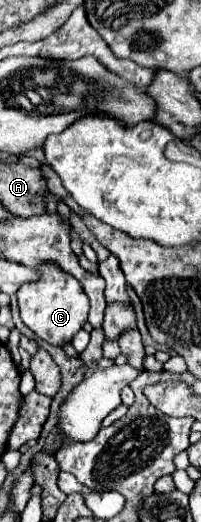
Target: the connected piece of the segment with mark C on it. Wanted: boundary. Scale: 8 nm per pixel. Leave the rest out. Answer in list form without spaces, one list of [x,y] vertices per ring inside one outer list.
[[[42,263],[34,267],[34,271],[38,273],[38,279],[20,285],[20,291],[16,293],[22,321],[40,339],[52,345],[62,345],[82,329],[90,307],[88,297],[84,295],[80,283],[54,263]]]

